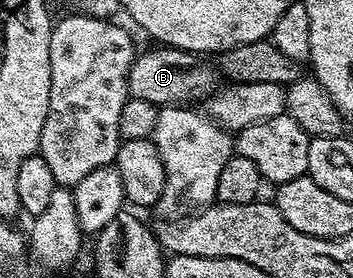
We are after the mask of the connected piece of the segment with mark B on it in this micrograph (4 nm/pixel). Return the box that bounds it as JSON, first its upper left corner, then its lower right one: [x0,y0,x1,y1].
[127,46,221,106]

